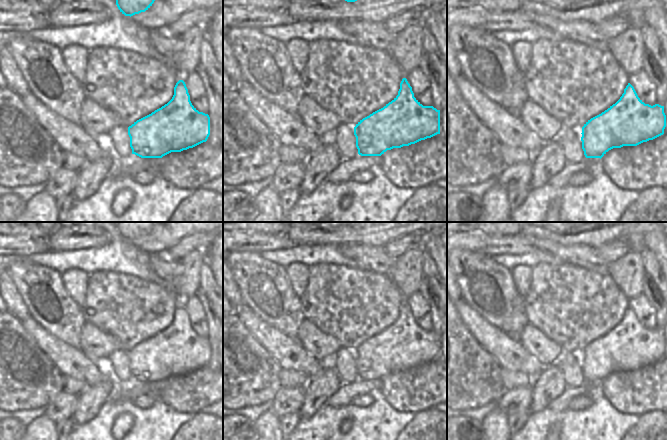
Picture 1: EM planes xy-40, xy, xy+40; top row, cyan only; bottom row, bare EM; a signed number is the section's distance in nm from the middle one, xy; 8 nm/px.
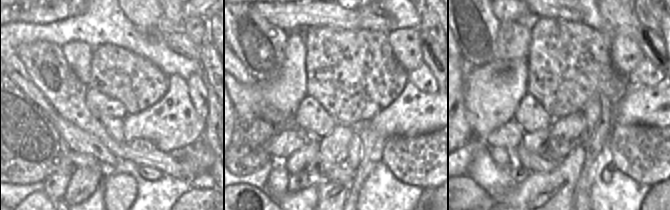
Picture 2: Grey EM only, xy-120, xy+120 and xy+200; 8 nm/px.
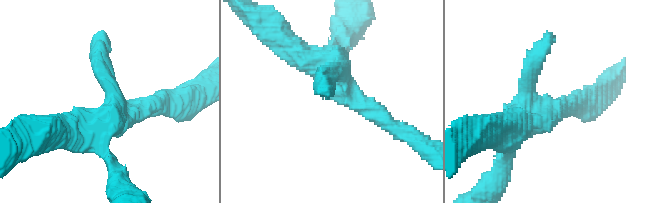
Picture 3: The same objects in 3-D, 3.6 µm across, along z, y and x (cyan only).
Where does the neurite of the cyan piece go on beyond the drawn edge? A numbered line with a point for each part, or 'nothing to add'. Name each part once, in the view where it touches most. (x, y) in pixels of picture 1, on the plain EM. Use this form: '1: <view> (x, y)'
nothing to add.

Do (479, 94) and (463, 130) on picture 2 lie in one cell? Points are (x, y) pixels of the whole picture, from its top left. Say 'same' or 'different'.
different

